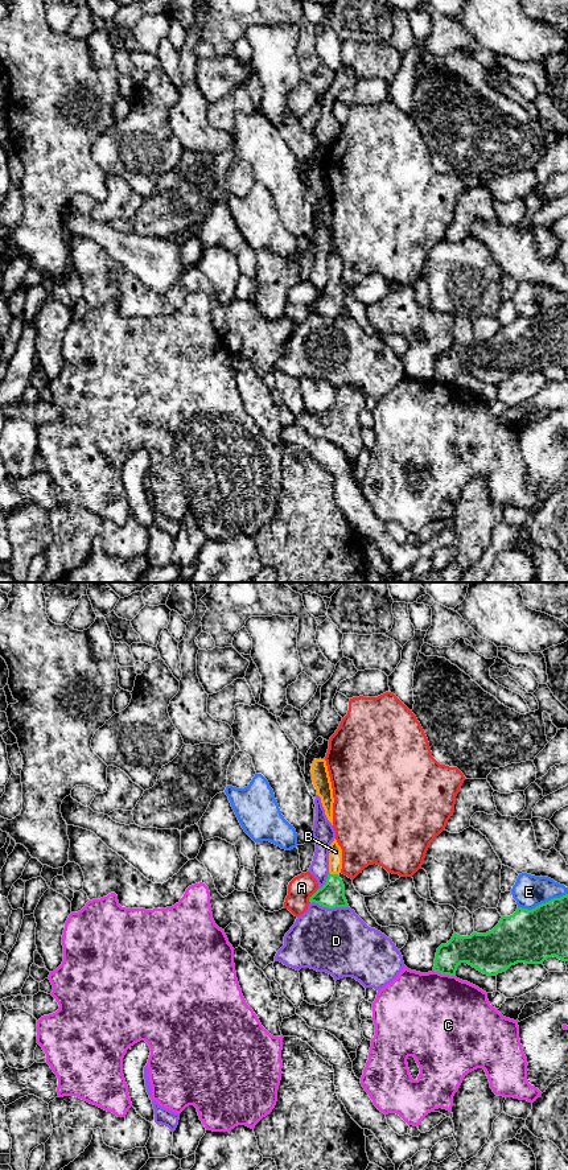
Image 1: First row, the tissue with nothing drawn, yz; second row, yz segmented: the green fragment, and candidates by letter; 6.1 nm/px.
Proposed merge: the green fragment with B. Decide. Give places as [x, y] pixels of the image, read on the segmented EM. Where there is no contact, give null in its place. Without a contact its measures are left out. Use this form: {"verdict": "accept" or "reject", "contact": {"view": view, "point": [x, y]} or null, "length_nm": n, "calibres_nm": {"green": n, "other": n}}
{"verdict": "accept", "contact": {"view": "yz", "point": [333, 874]}, "length_nm": 60, "calibres_nm": {"green": 160, "other": 80}}

